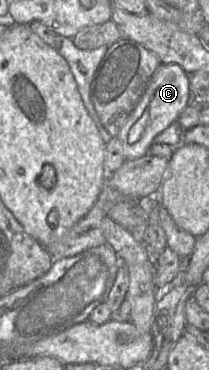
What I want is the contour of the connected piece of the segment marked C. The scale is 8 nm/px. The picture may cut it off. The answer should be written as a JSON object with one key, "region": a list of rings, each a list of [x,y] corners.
{"region":[[[161,63],[117,135],[126,160],[137,159],[148,154],[148,149],[154,142],[154,138],[176,121],[190,102],[189,74],[177,64]]]}

